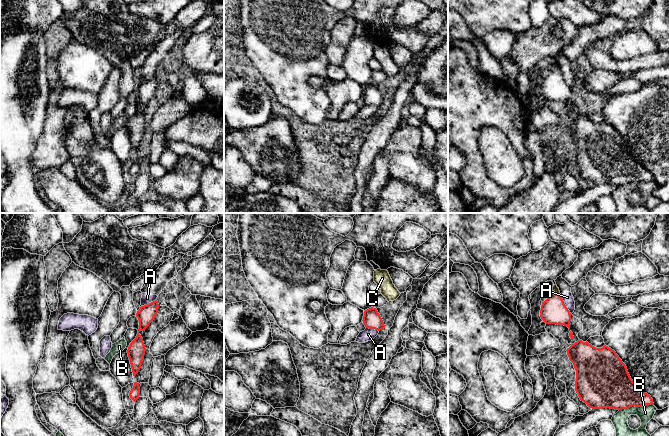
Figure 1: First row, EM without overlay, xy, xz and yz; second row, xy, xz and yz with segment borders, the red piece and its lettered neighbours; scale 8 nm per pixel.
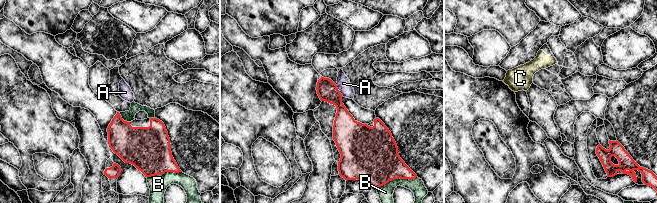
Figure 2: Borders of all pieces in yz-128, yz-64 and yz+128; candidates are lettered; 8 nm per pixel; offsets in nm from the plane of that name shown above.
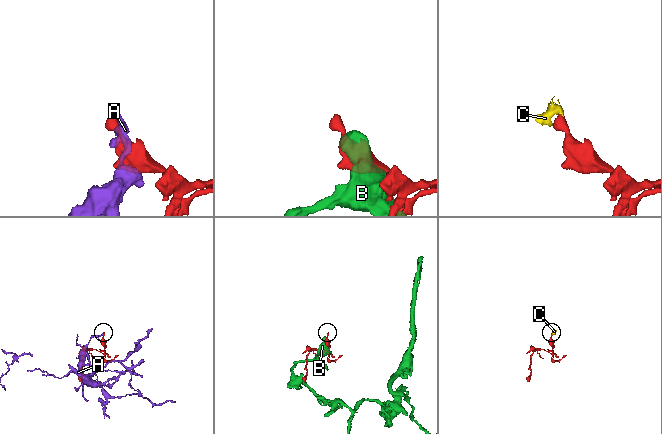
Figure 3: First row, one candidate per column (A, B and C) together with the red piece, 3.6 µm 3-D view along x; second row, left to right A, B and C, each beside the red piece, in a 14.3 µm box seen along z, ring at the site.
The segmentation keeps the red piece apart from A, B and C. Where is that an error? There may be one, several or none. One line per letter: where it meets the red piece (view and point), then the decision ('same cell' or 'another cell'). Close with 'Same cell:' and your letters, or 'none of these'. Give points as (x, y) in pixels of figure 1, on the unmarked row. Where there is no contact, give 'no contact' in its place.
A: meets red in yz at (565, 81); another cell
B: meets red in yz at (636, 182); another cell
C: meets red in yz at (555, 69); same cell
Same cell: C

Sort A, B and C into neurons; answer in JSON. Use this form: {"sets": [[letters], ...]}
{"sets": [["A"], ["B"], ["C"]]}

